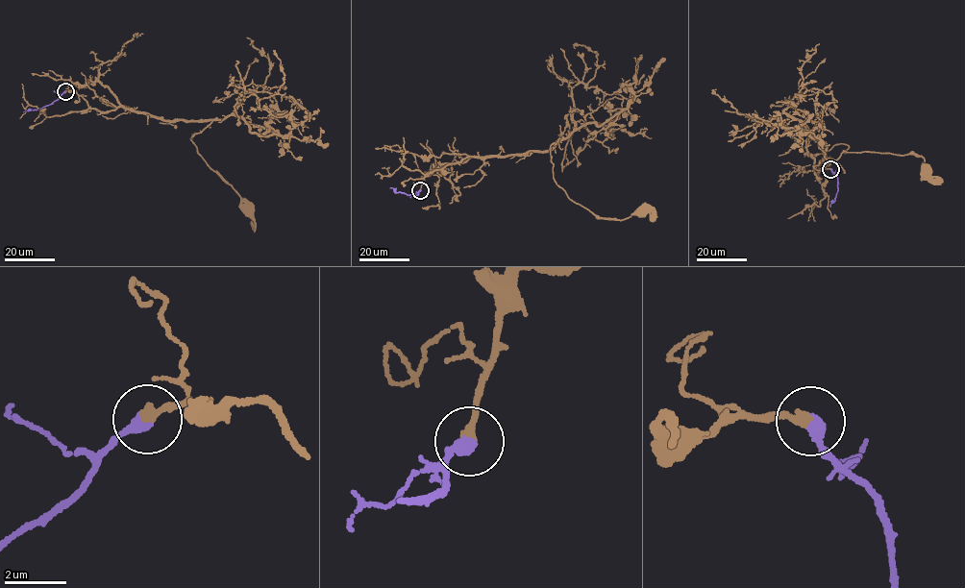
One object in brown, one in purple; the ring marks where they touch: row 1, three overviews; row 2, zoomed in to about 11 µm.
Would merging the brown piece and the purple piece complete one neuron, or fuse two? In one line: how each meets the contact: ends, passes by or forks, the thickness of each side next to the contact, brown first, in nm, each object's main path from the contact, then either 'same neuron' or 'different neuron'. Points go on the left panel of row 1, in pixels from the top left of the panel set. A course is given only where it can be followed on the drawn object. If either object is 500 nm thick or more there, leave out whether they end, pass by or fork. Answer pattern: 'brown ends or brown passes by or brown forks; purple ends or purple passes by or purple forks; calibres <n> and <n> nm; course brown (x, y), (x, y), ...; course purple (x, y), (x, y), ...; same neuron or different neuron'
brown ends; purple ends; calibres 320 and 420 nm; course brown (65, 91), (73, 90), (90, 107), (104, 111), (119, 107), (171, 121), (212, 120), (190, 138), (248, 208); course purple (65, 91), (50, 104), (23, 111); same neuron

